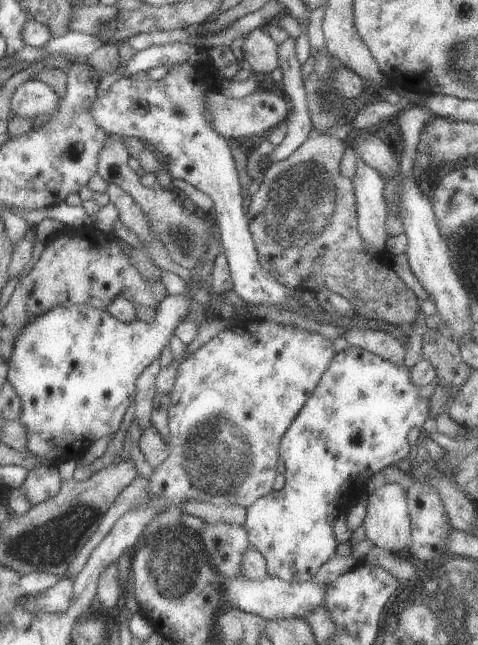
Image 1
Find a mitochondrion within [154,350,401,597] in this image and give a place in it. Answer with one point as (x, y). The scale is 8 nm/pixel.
(225, 457)

